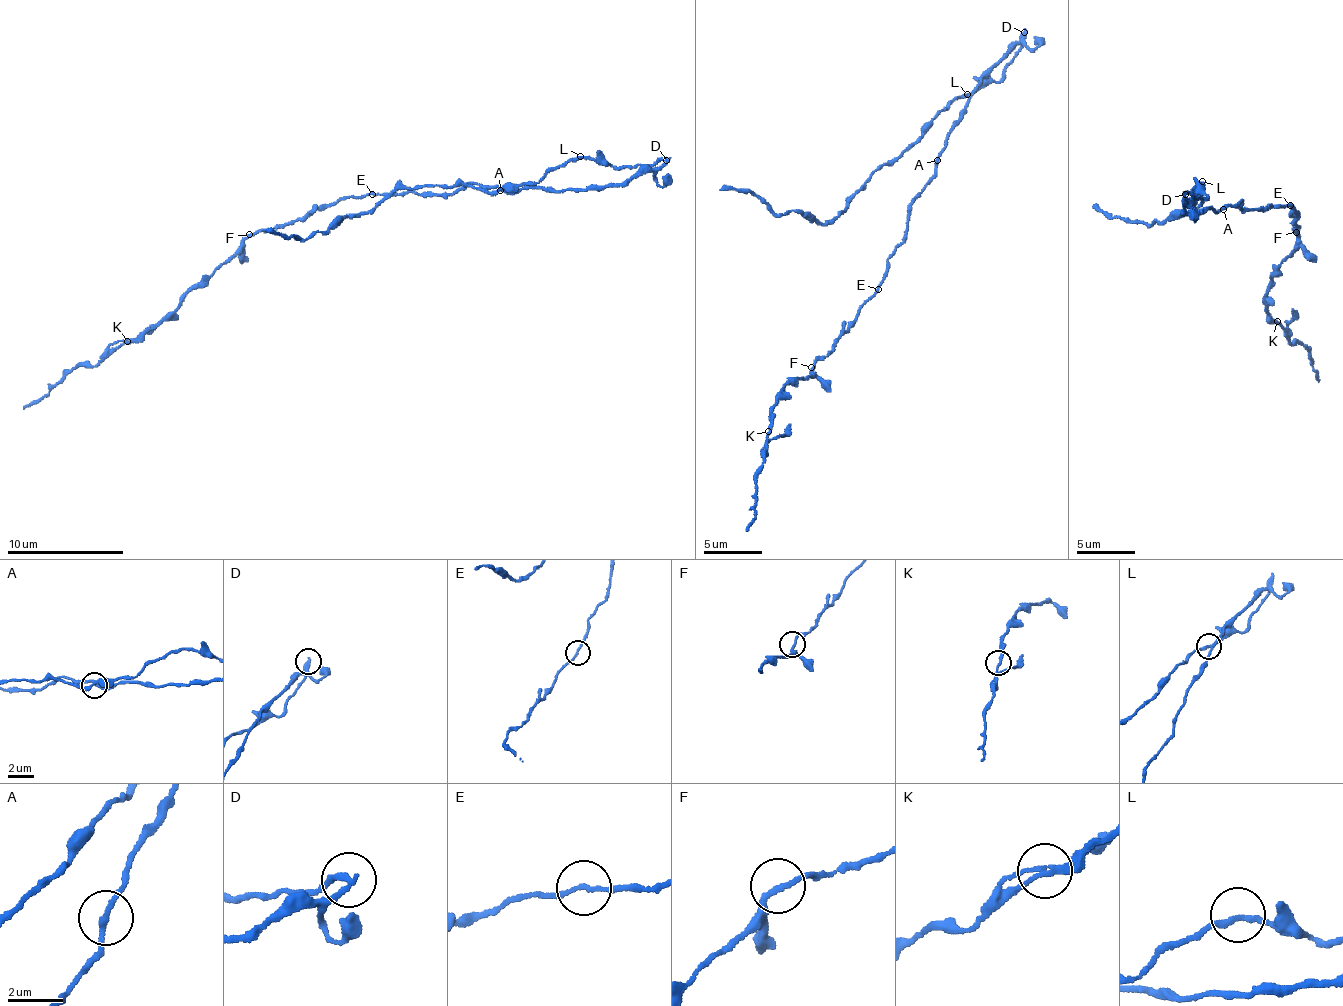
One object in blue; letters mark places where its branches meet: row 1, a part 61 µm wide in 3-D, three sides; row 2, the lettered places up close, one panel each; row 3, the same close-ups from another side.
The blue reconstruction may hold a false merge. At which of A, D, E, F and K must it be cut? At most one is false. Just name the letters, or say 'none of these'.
D

